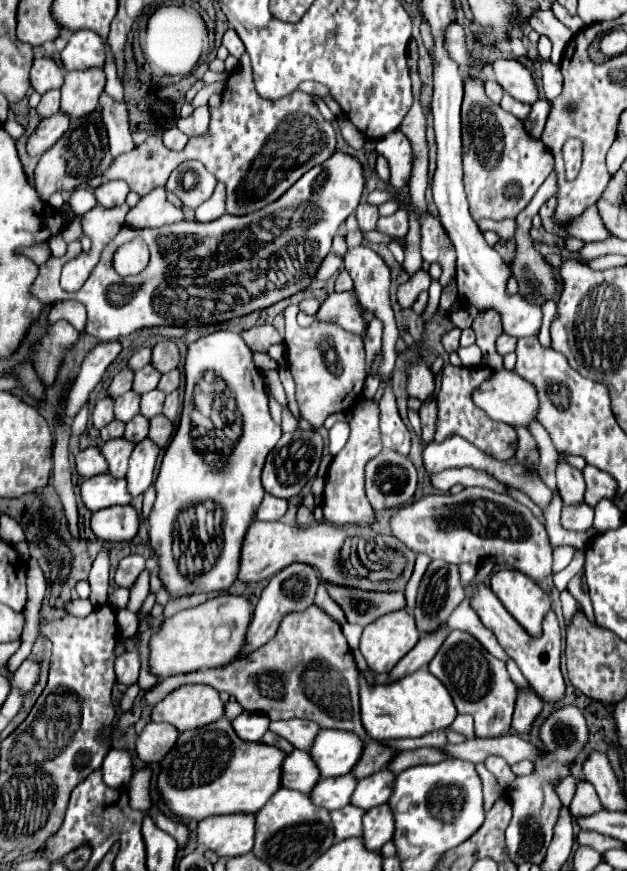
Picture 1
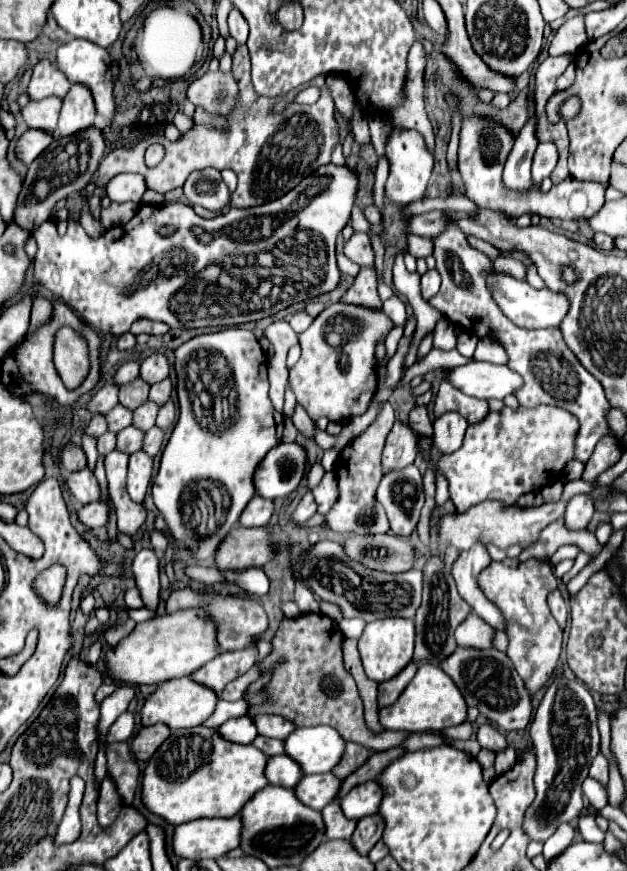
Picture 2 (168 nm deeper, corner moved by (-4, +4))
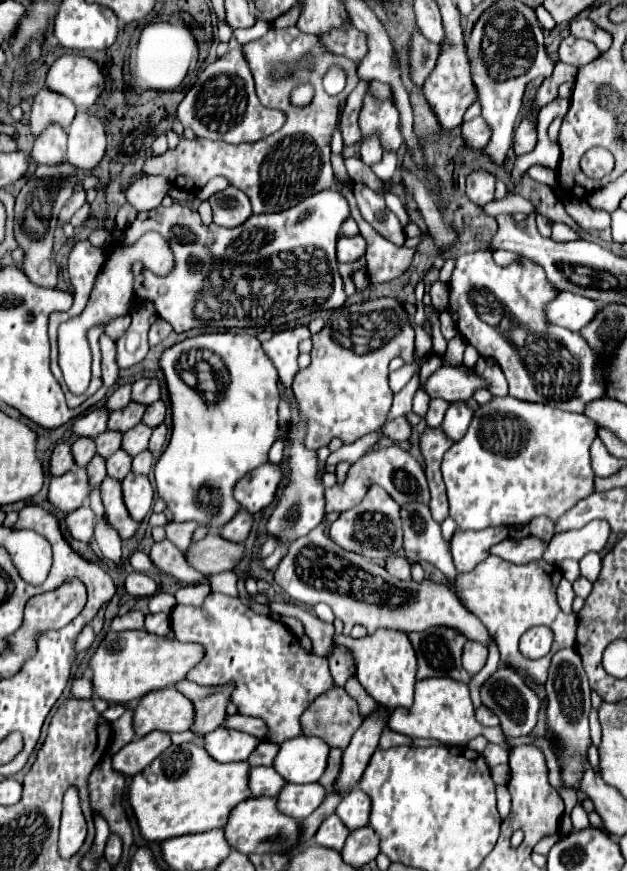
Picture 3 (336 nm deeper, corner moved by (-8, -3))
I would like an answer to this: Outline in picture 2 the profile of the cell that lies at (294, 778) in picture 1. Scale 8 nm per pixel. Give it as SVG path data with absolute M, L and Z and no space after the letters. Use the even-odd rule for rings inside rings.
M286 754L270 756L268 768L264 768L264 774L268 776L270 784L284 786L284 788L294 788L300 782L300 778L304 776L300 772L300 766L296 762L292 762L292 758L288 758Z

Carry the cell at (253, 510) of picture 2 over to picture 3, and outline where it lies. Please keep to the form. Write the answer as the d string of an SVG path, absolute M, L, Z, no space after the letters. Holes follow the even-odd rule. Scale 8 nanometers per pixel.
M240 511L224 529L220 529L220 535L234 543L244 543L250 535L250 529L254 525L254 517L248 511Z

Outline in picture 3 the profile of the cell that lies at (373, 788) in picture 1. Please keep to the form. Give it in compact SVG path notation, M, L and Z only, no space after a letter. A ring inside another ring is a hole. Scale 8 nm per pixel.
M358 787L352 789L350 793L346 793L336 809L336 815L342 819L342 823L354 831L354 829L360 829L364 825L368 825L370 821L370 811L372 811L372 801L370 797L360 791Z

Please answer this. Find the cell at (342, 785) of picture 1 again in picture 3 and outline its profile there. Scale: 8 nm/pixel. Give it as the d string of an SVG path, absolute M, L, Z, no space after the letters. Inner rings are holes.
M308 783L304 787L286 785L284 791L278 795L278 807L284 815L292 815L294 819L306 819L326 797L326 789L320 783Z

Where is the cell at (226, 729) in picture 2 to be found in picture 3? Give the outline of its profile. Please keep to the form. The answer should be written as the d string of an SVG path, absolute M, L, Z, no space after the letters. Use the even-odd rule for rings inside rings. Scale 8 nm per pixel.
M218 727L204 737L206 751L220 763L246 761L260 741L254 735Z

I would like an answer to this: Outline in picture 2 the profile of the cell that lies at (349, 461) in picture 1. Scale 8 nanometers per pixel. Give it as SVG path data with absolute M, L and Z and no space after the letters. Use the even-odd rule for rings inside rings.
M390 404L382 406L382 412L378 418L362 432L358 438L354 438L338 456L336 460L336 474L338 474L338 486L340 486L340 498L332 506L332 510L326 514L326 526L338 534L386 534L390 530L388 516L376 500L376 488L380 484L380 476L384 476L380 466L380 454L384 448L384 440L394 424L394 410Z

